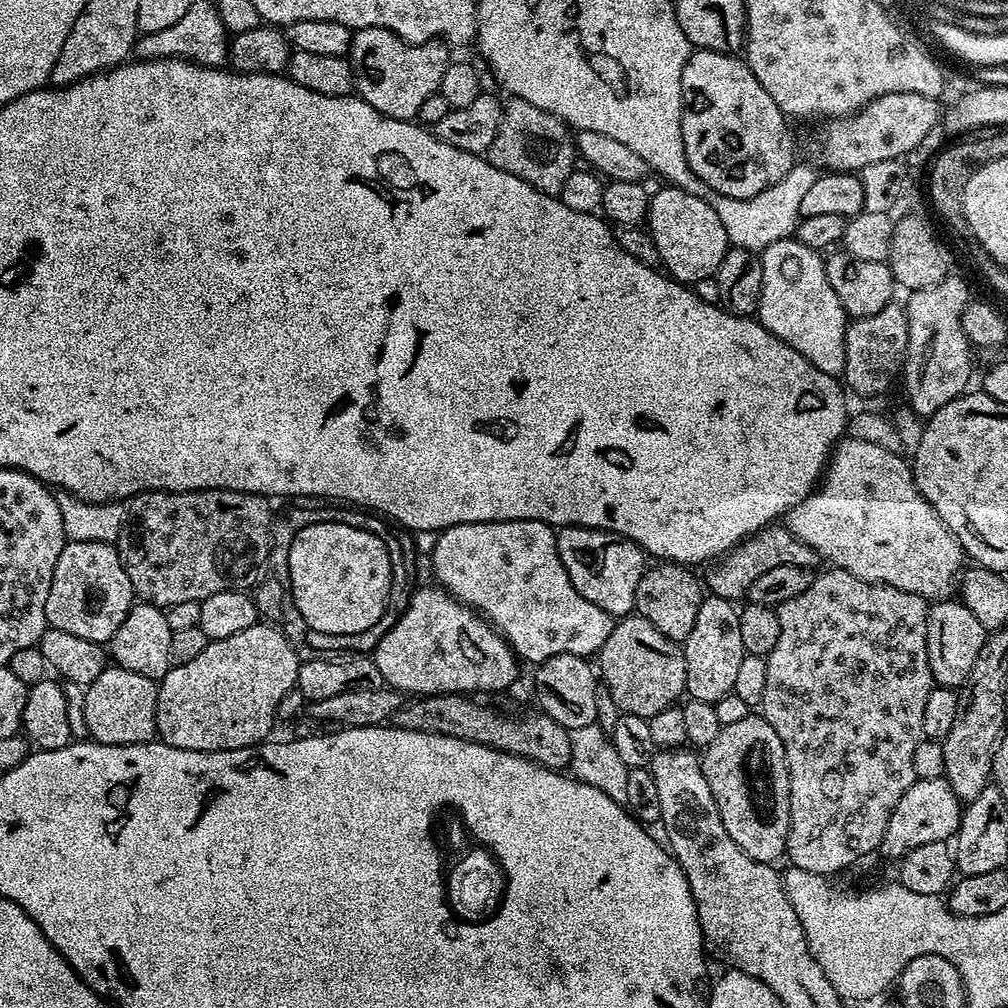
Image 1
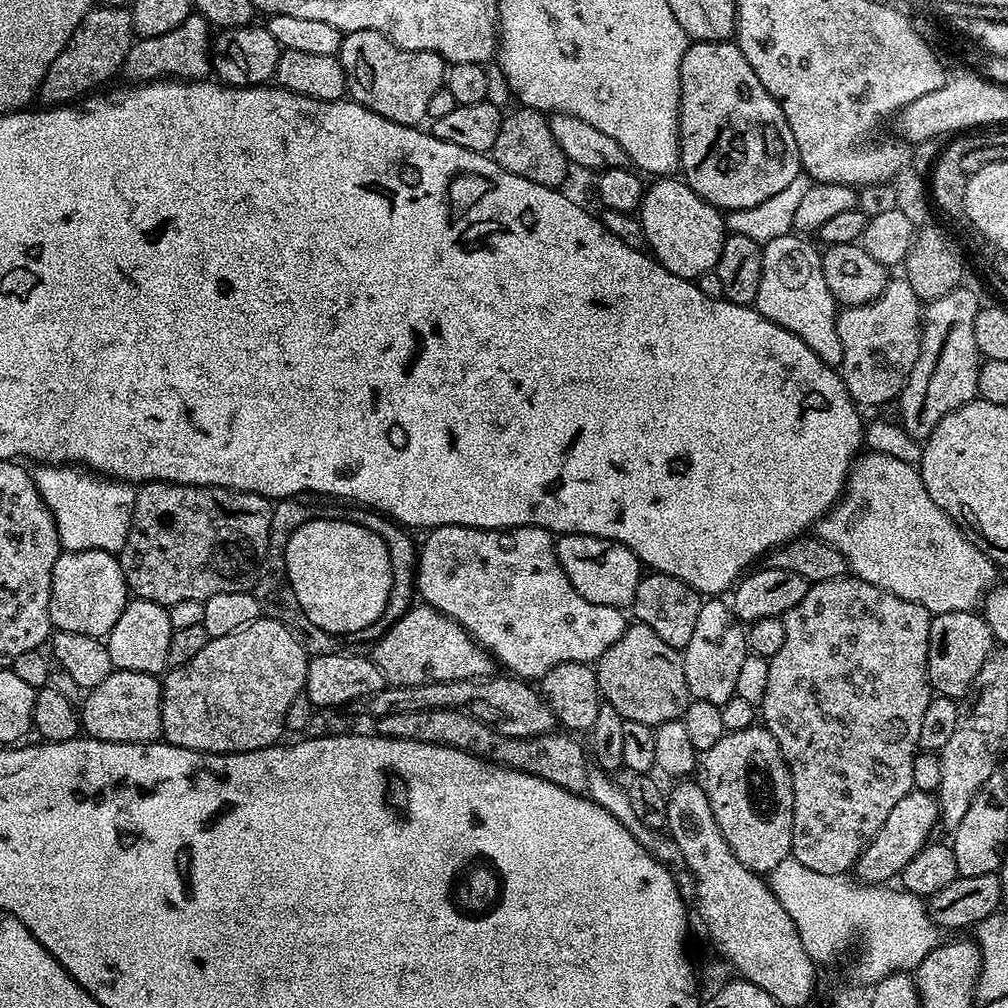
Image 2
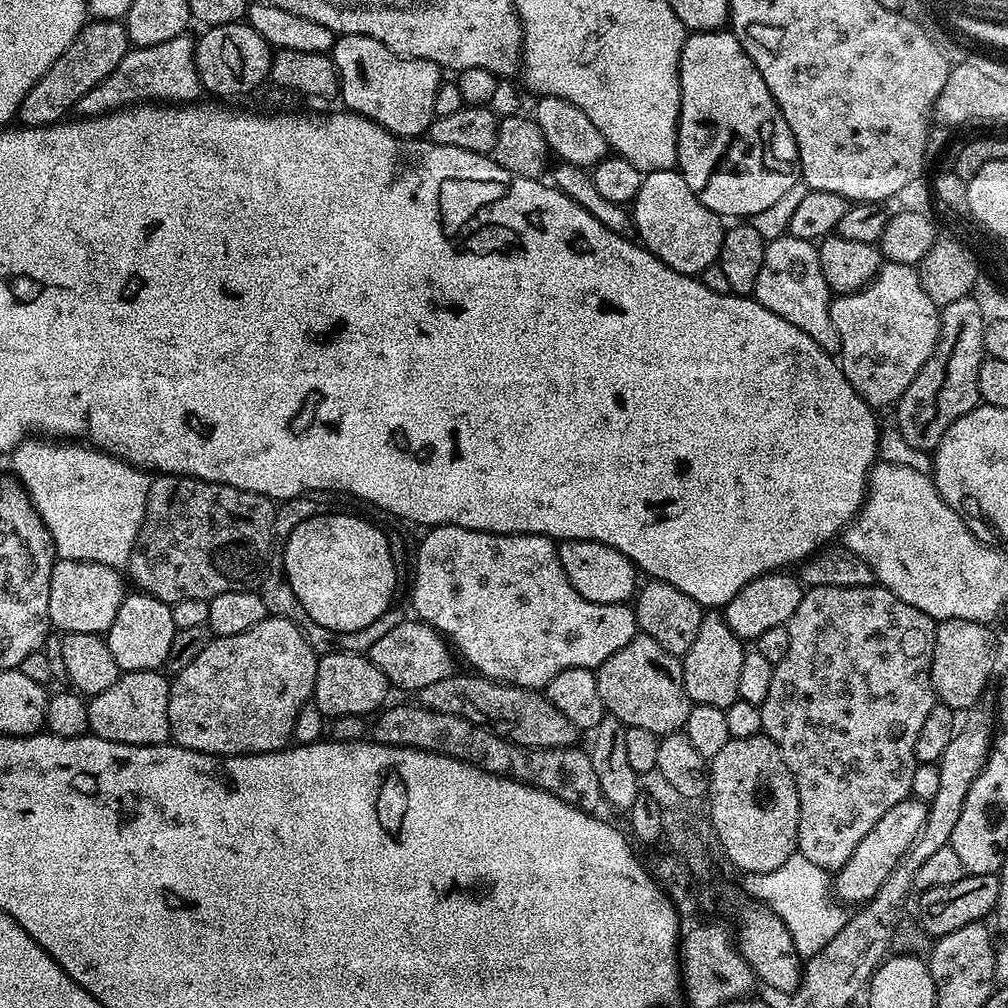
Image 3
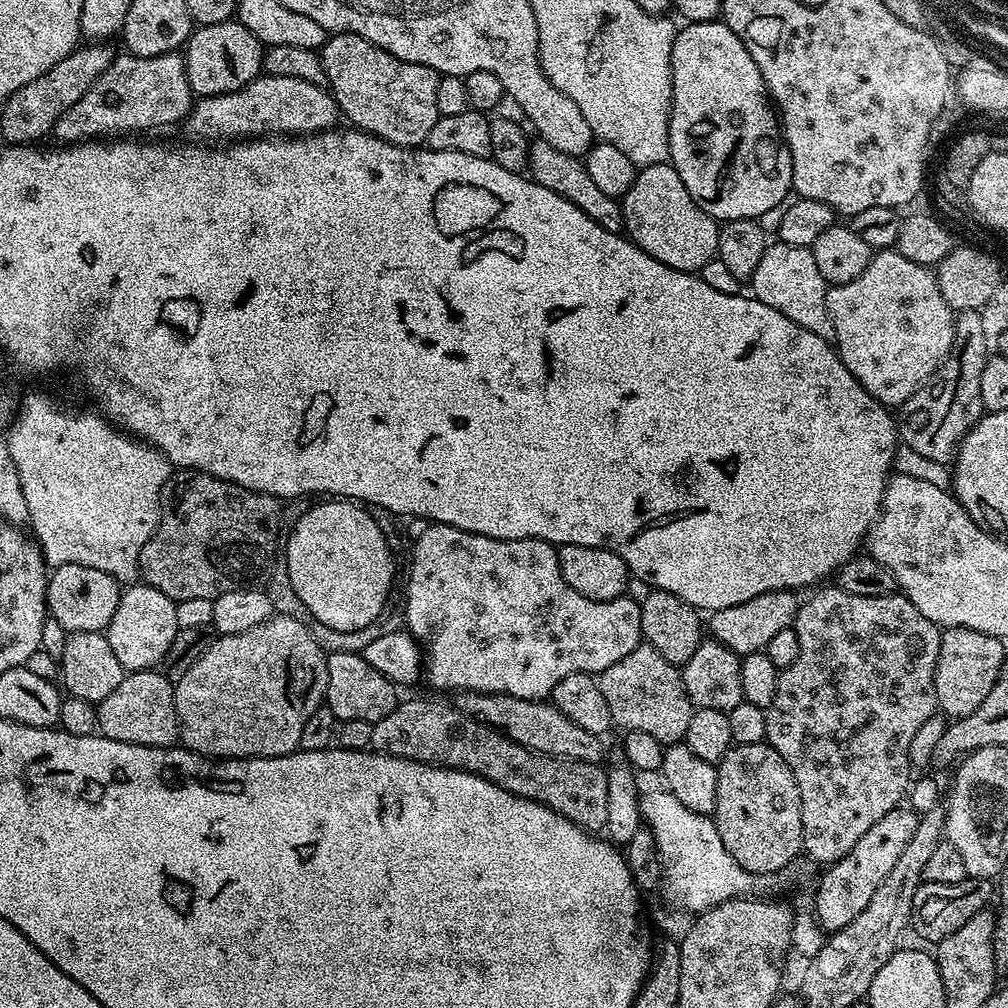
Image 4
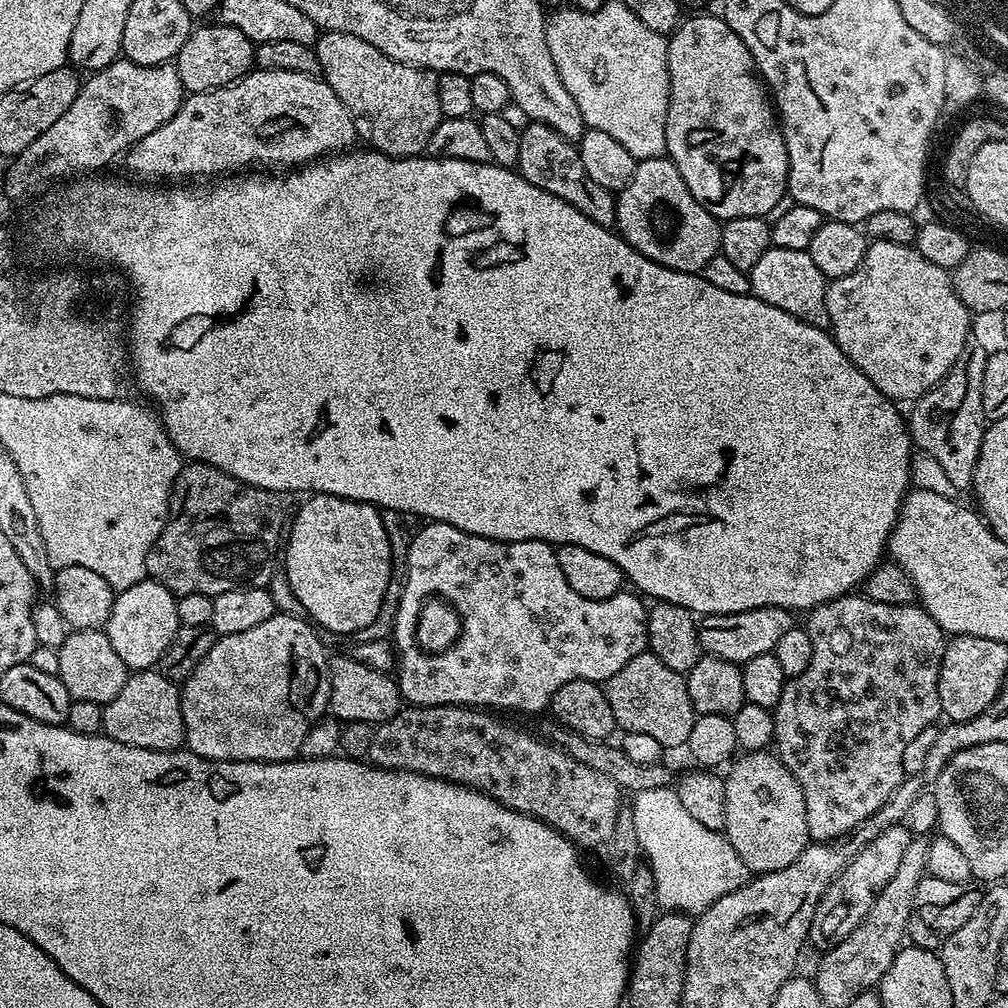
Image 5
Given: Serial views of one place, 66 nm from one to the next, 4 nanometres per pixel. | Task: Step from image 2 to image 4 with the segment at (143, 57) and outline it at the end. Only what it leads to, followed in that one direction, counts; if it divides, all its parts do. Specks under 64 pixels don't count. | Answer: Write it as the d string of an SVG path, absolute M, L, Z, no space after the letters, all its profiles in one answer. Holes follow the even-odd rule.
M179 51L158 54L154 58L138 58L127 54L115 57L107 70L90 86L81 100L62 114L54 127L54 136L60 142L87 142L97 138L120 138L125 134L140 134L143 128L160 128L163 124L176 124L192 110L194 97L186 78L184 57Z

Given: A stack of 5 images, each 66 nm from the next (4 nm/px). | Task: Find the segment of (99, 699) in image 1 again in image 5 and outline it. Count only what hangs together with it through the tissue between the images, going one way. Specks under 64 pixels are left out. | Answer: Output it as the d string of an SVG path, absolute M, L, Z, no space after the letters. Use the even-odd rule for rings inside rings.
M136 670L108 704L103 705L103 735L126 746L155 752L174 752L185 747L180 688L158 670Z

